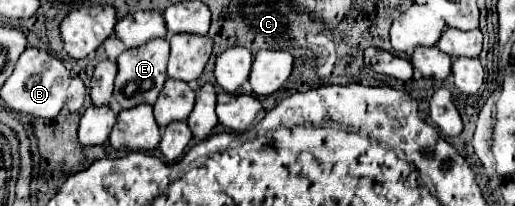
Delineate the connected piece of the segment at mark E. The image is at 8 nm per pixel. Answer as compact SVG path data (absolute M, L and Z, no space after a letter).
M150 39L144 45L126 49L118 57L118 61L116 61L118 75L116 75L116 83L114 83L114 97L118 99L122 109L130 109L130 107L136 107L140 103L150 103L150 105L156 103L156 97L162 91L164 81L166 81L168 53L170 53L168 39Z

